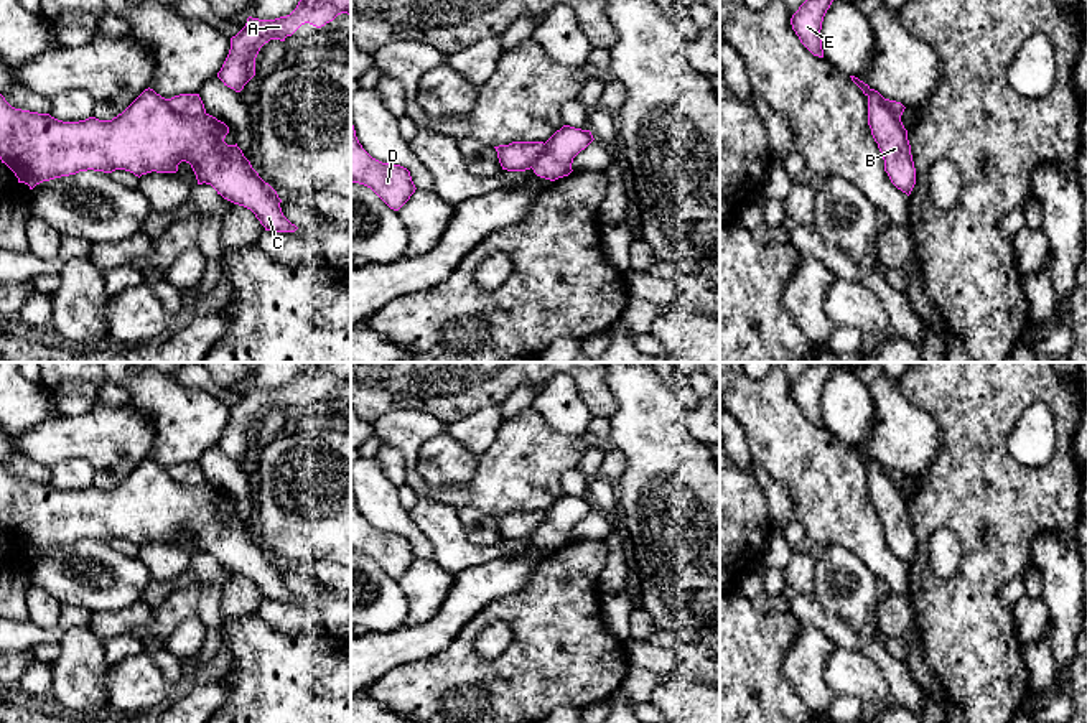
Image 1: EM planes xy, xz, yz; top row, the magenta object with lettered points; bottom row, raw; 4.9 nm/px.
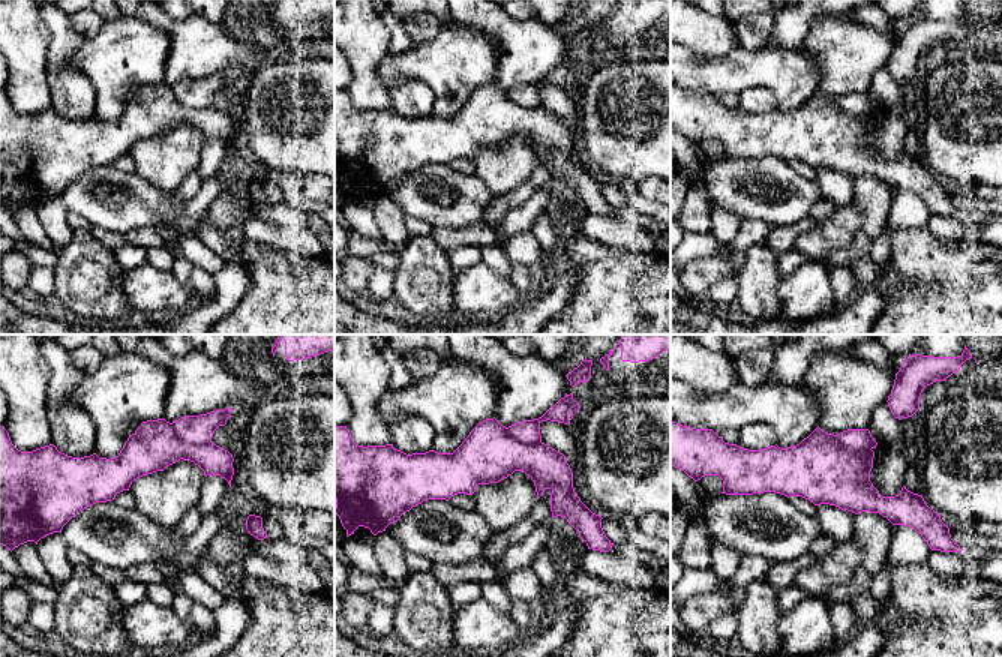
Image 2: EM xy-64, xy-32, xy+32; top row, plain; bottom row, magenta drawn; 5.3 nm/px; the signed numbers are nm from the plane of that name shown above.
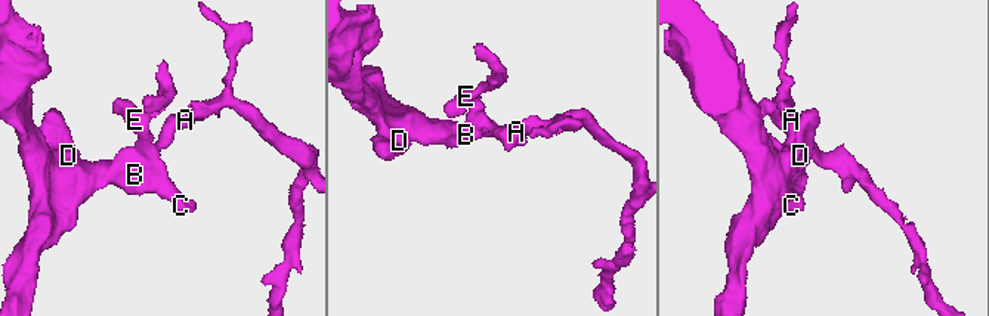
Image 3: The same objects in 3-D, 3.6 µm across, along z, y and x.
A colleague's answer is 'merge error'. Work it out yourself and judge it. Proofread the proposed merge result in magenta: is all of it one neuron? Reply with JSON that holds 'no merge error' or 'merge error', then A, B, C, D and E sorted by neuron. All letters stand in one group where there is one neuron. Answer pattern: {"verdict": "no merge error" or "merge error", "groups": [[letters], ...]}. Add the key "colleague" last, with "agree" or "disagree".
{"verdict": "merge error", "groups": [["A", "E"], ["B", "C", "D"]], "colleague": "agree"}

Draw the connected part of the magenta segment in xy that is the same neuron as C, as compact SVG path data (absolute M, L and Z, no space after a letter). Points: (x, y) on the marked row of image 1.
M150 87L112 120L89 117L79 122L15 109L0 94L0 160L30 189L43 181L87 170L125 170L138 178L152 171L176 173L178 165L186 161L198 184L211 184L224 199L250 209L265 231L295 232L298 227L283 216L277 191L259 176L237 143L224 142L227 133L229 127L209 114L188 117L175 112L168 99Z

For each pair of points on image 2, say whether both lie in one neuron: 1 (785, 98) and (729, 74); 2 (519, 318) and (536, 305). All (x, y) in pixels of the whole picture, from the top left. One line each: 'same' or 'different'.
1: same
2: same

